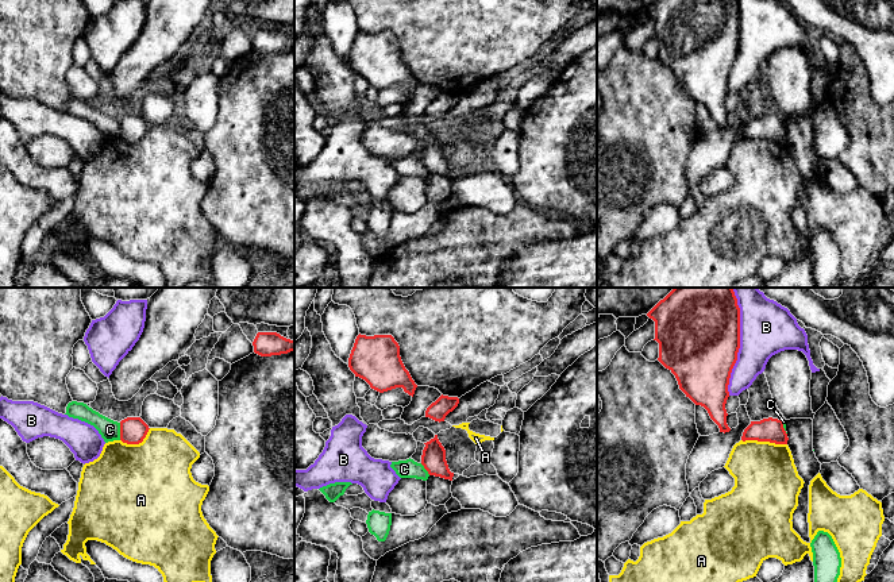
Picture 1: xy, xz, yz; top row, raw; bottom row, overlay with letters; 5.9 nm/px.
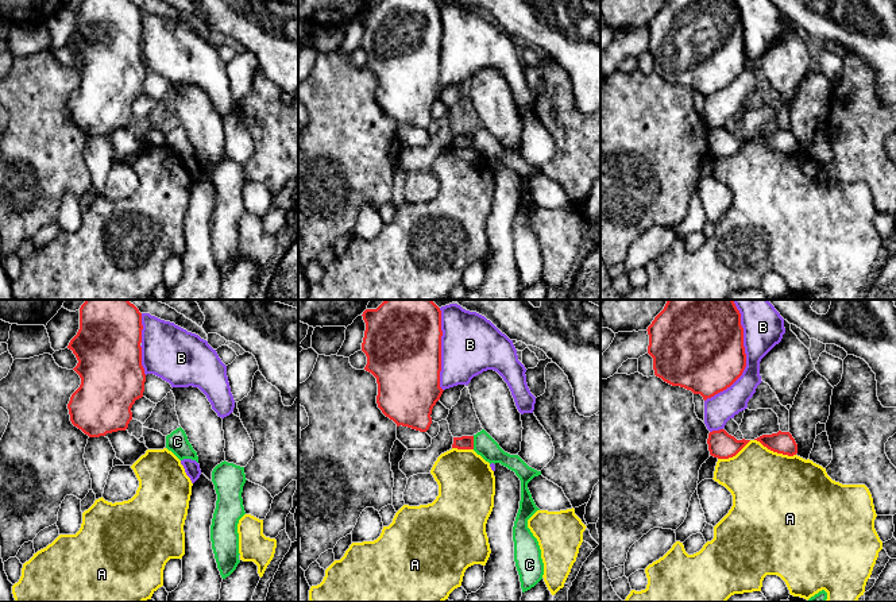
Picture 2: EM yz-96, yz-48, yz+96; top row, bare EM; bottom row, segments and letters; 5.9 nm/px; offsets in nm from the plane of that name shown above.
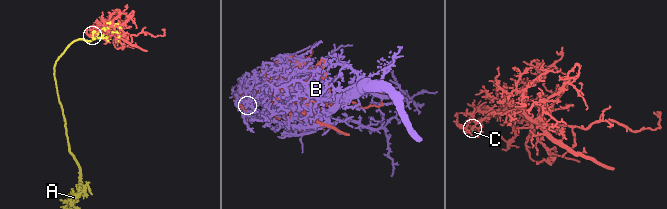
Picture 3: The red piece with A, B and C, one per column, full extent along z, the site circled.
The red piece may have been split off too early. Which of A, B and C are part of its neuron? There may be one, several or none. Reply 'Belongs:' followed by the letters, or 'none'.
Belongs: none

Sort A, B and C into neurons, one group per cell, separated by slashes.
A / B / C

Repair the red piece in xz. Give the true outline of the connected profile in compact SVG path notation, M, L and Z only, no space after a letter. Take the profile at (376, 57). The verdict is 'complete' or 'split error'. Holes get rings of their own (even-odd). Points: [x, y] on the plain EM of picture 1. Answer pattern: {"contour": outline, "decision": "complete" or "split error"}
{"contour": "M358 32L348 55L348 65L371 86L384 90L402 85L413 95L417 82L405 66L400 43L392 32Z", "decision": "complete"}

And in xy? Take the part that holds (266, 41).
{"contour": "M258 30L254 39L254 50L261 54L281 53L294 49L294 38L277 30Z", "decision": "complete"}

